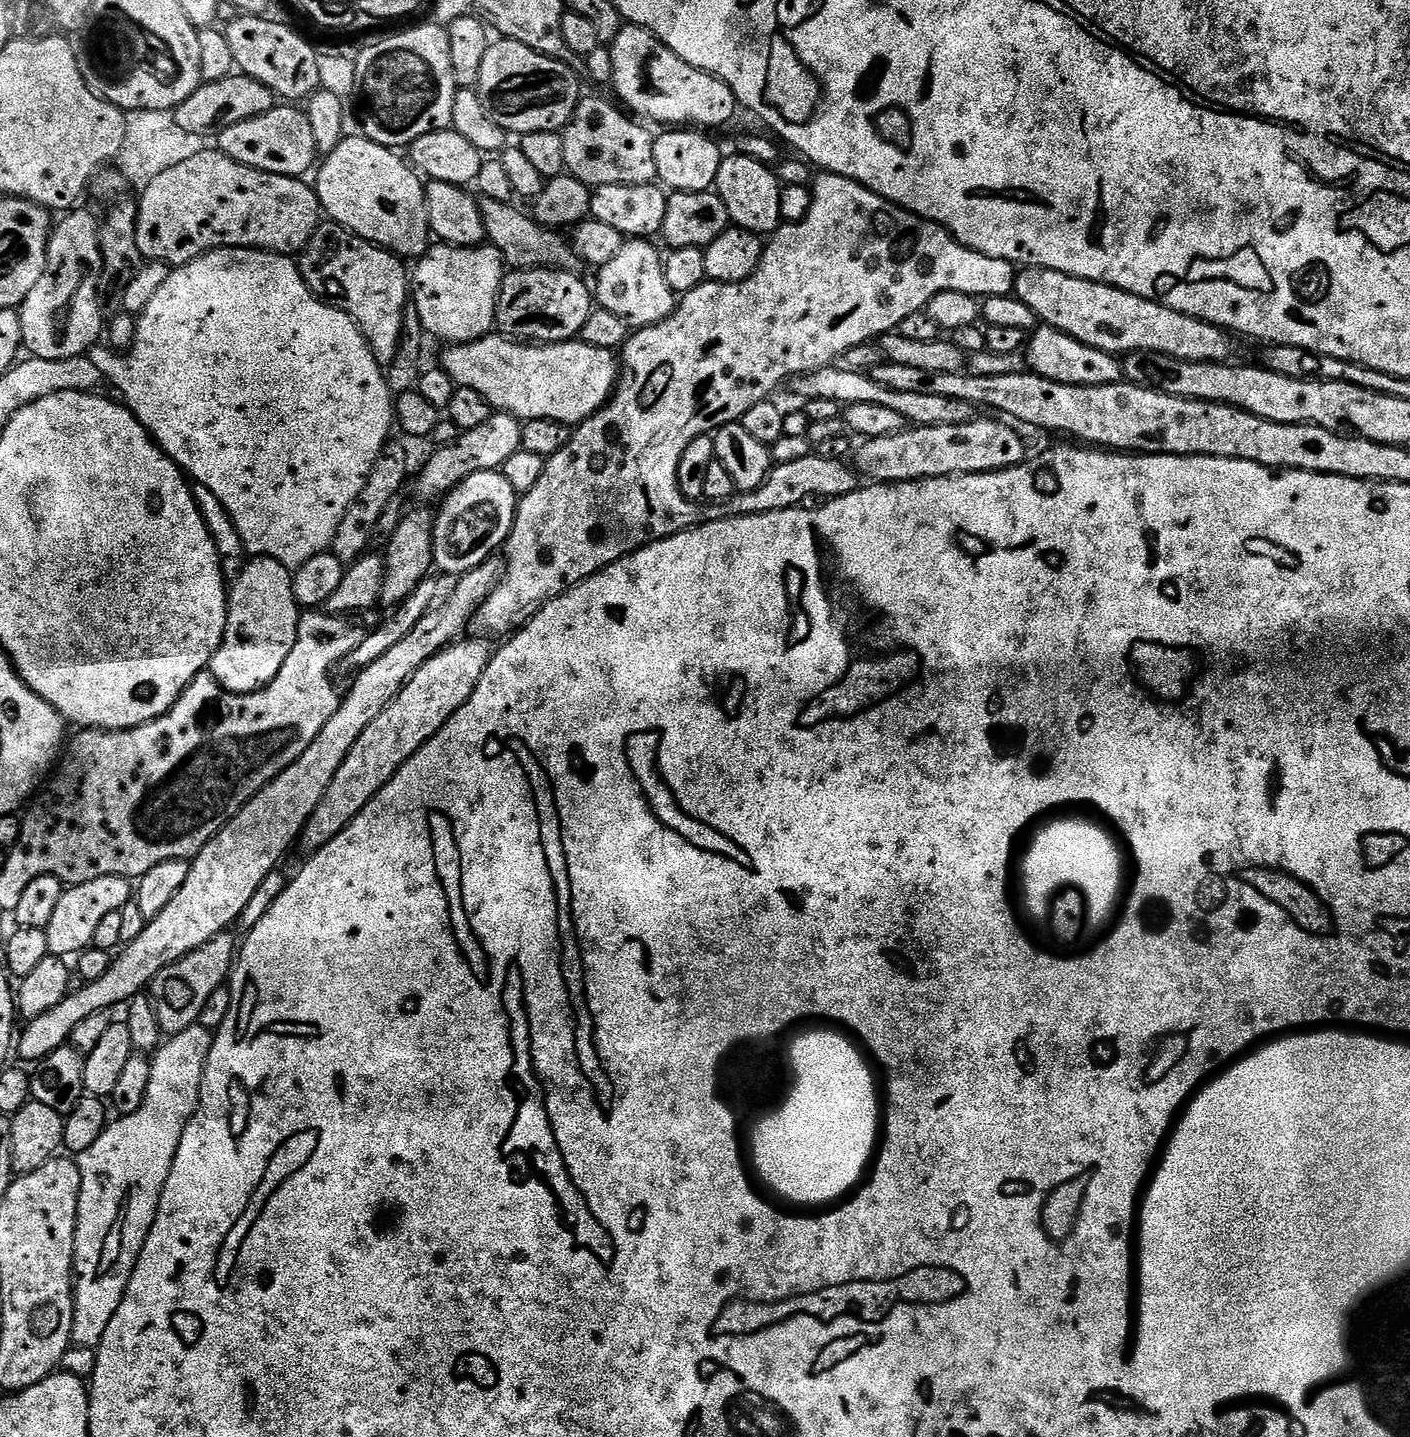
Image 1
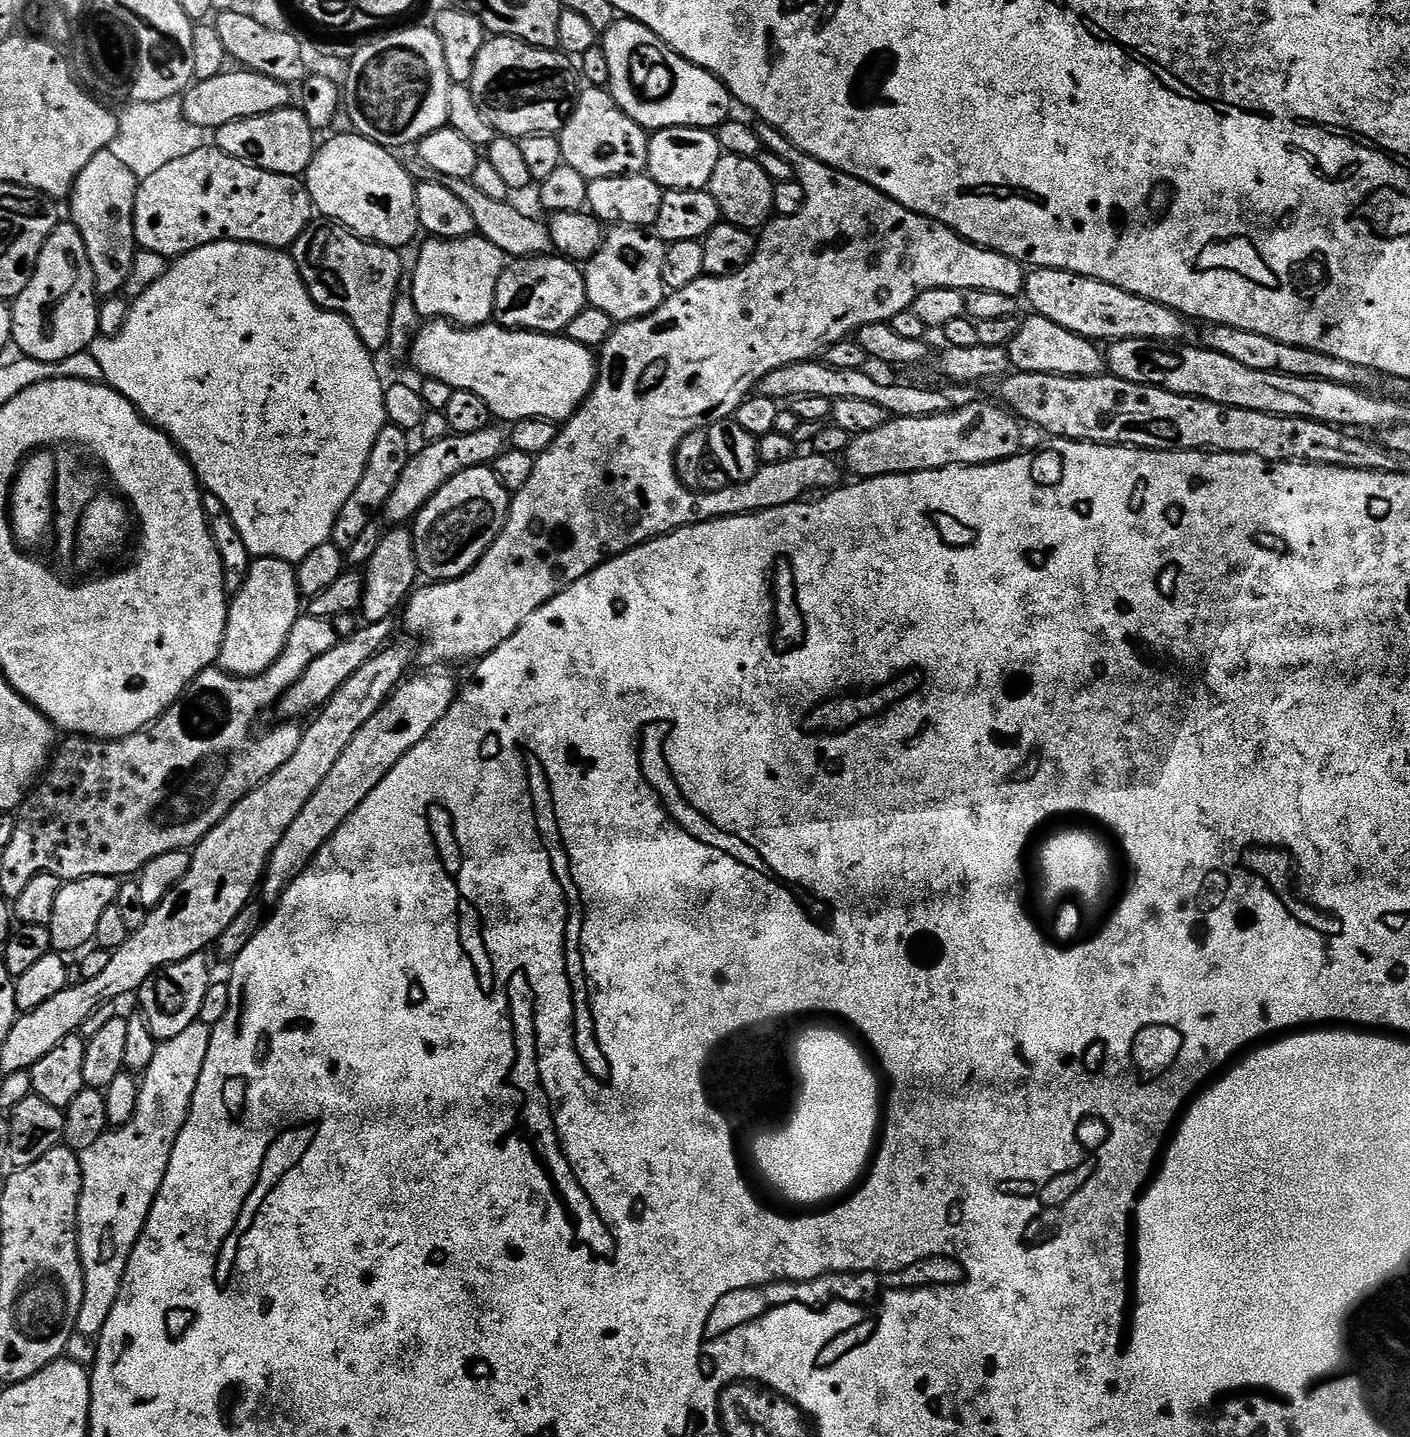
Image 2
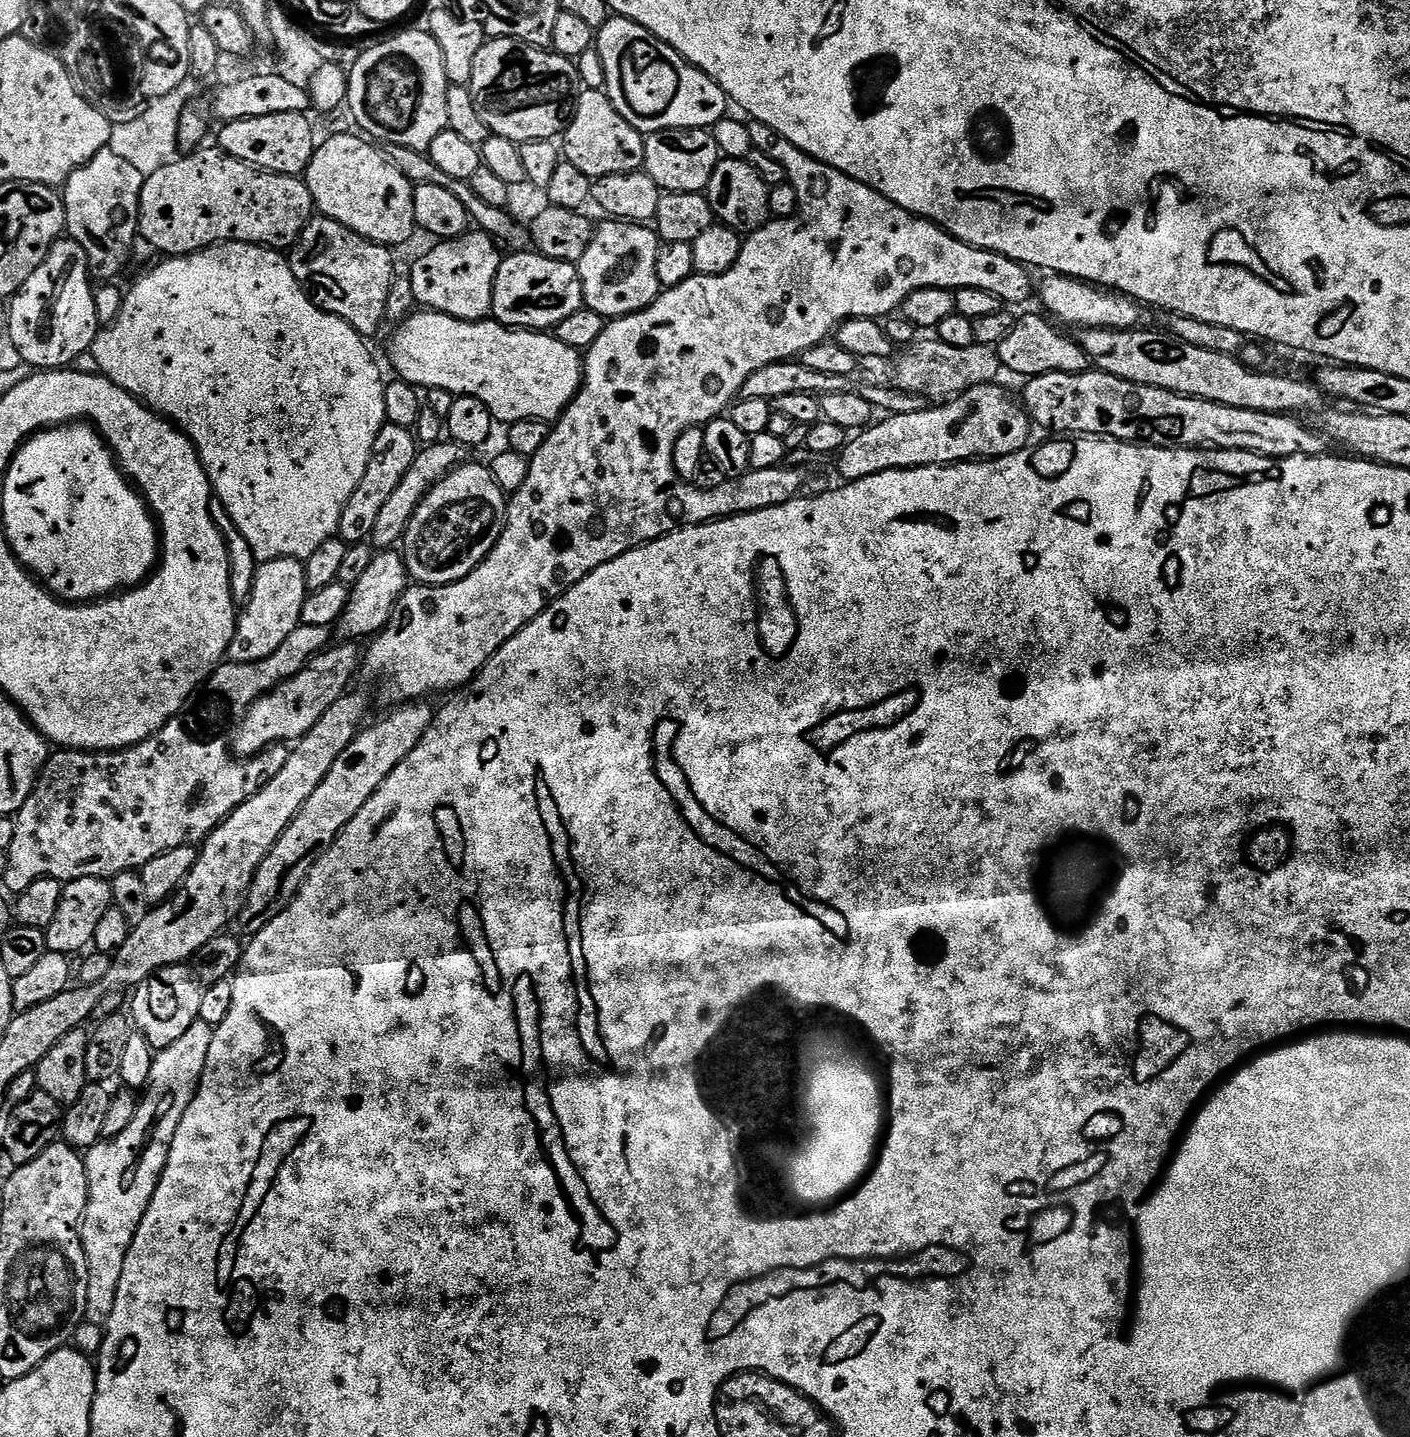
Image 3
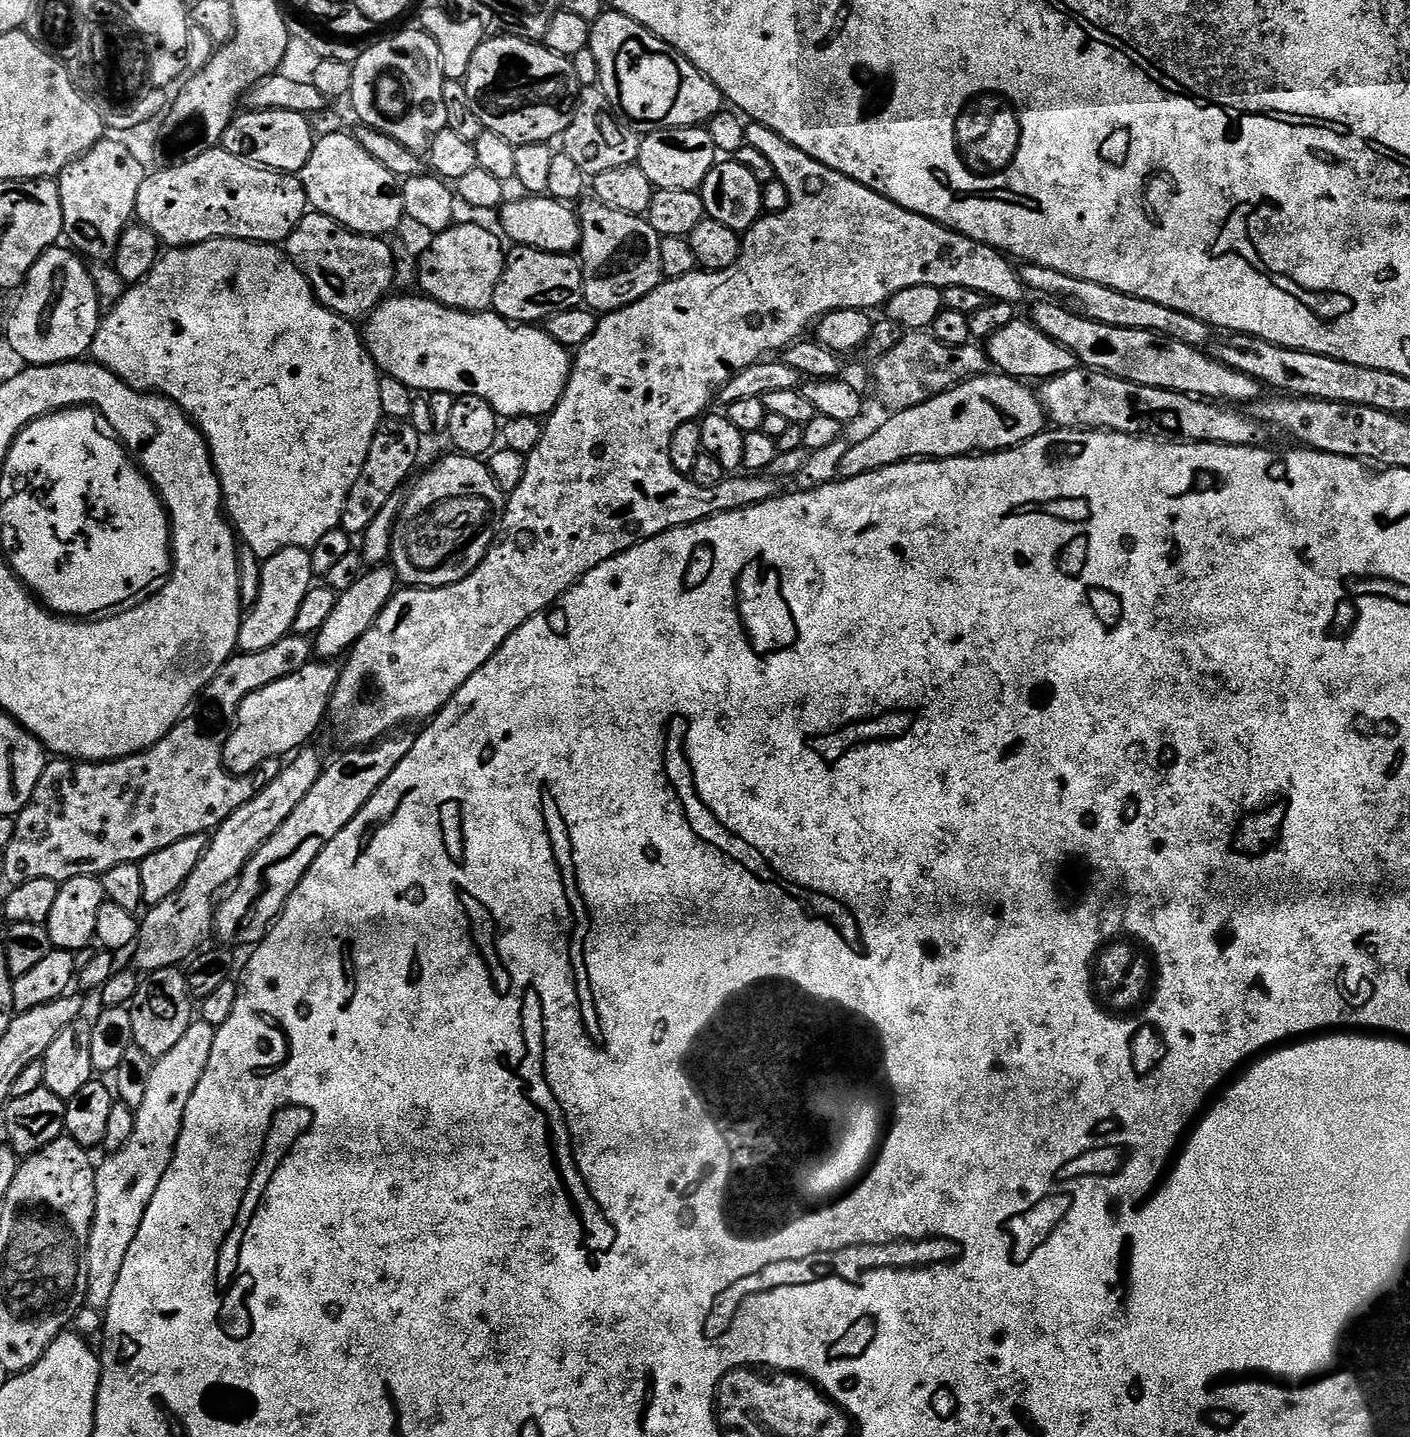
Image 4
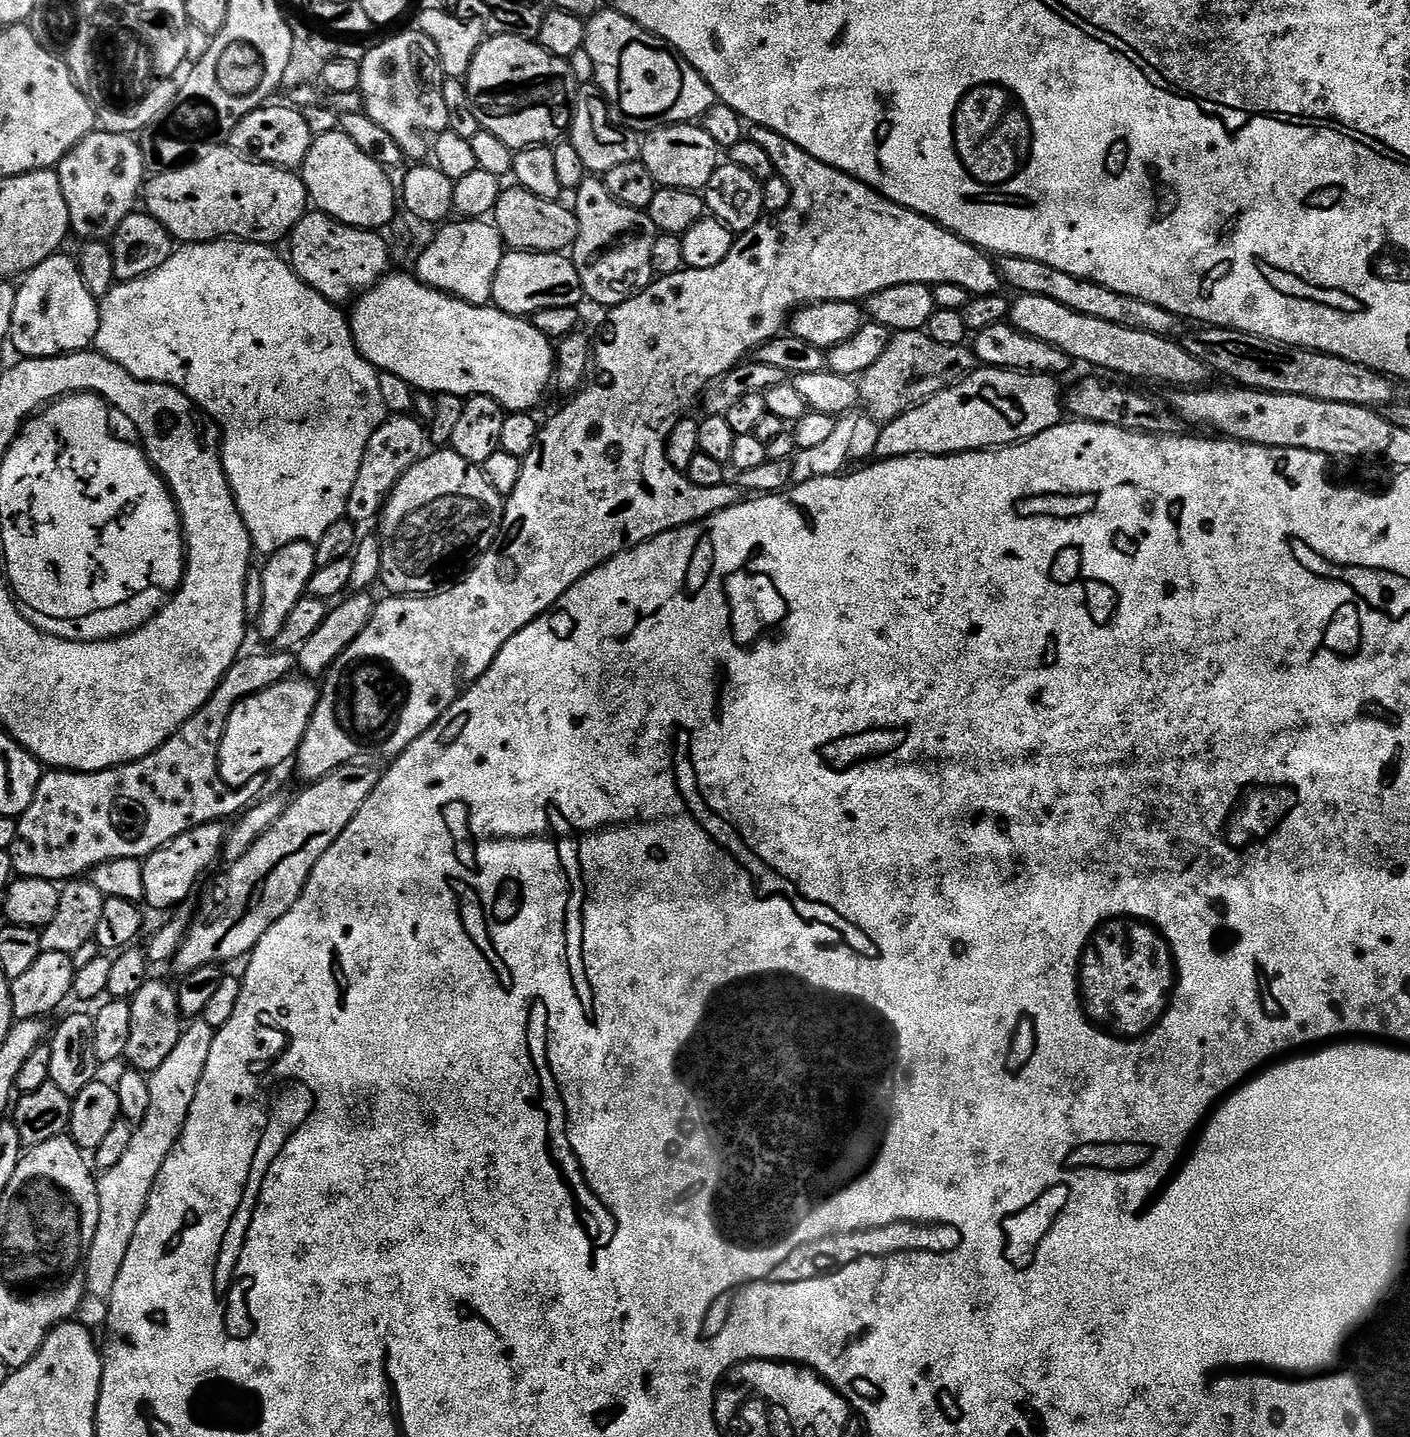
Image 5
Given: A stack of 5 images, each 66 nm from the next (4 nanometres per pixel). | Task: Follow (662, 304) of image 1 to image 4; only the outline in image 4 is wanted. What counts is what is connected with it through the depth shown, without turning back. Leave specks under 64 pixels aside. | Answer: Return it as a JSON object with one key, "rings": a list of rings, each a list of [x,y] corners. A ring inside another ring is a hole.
{"rings":[[[599,202],[581,203],[578,259],[584,269],[584,304],[597,314],[630,306],[662,283],[662,237],[644,216],[631,216]]]}

